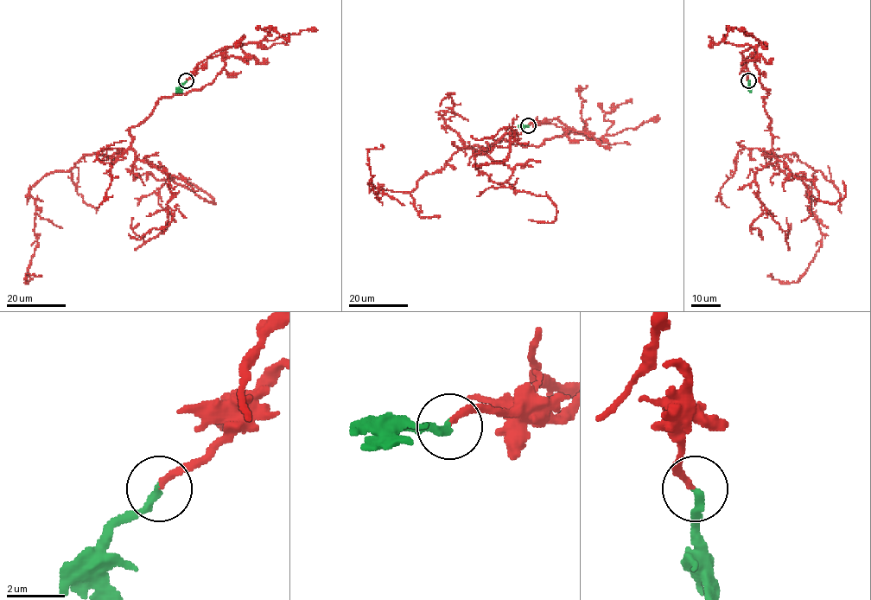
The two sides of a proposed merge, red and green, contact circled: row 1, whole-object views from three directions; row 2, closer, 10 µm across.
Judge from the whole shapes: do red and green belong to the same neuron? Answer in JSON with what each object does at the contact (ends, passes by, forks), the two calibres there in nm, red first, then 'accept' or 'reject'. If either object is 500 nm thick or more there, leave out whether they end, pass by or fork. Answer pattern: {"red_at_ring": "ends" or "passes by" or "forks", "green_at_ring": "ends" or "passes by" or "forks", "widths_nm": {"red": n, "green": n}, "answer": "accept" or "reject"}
{"red_at_ring": "ends", "green_at_ring": "ends", "widths_nm": {"red": 200, "green": 280}, "answer": "accept"}

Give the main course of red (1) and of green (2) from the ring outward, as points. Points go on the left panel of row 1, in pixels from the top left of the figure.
1: (186, 80), (228, 47), (212, 83), (161, 98), (123, 152), (29, 189), (26, 282), (39, 275)
2: (186, 80), (176, 92)

